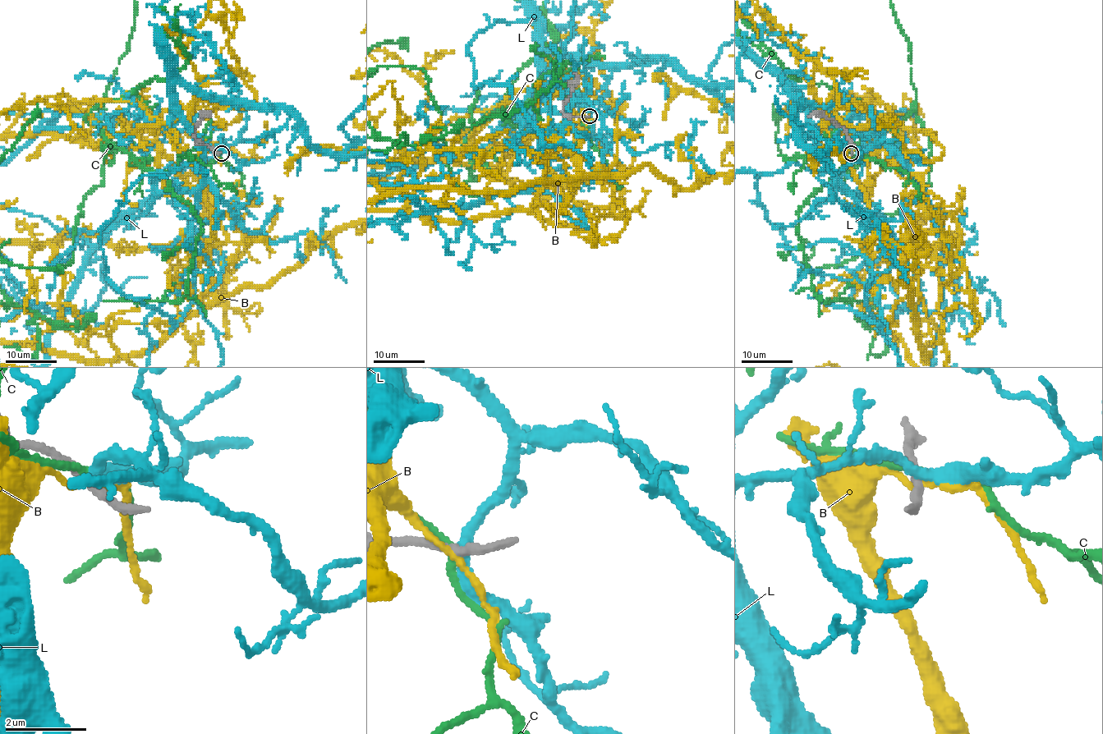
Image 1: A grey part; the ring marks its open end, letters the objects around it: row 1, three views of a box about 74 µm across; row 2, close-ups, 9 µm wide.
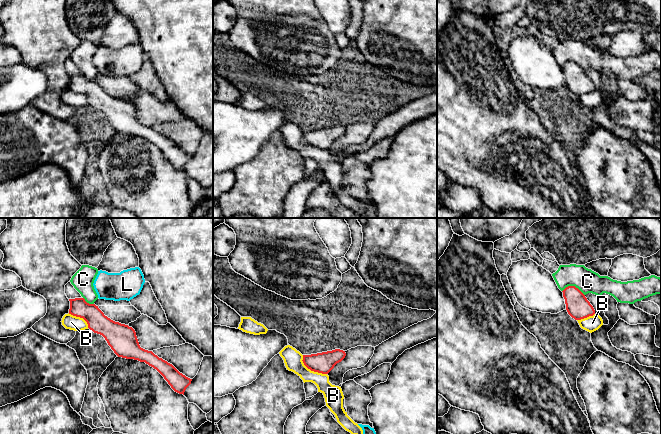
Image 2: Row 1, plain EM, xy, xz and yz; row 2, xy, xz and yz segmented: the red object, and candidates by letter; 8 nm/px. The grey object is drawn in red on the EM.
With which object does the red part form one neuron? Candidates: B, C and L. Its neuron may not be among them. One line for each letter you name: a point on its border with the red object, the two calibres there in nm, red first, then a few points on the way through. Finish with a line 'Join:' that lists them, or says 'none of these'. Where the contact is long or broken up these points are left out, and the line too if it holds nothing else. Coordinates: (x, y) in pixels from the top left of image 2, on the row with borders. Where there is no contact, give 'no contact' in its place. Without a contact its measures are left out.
Join: none of these

